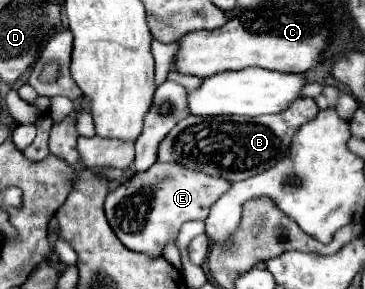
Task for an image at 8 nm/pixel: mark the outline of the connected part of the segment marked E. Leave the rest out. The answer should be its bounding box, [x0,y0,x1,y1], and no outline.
[106,162,232,256]

